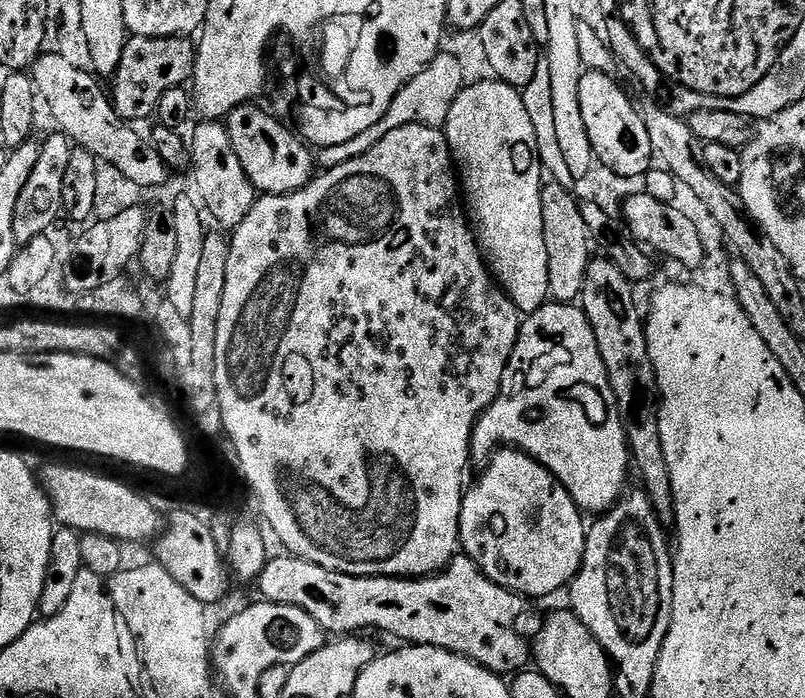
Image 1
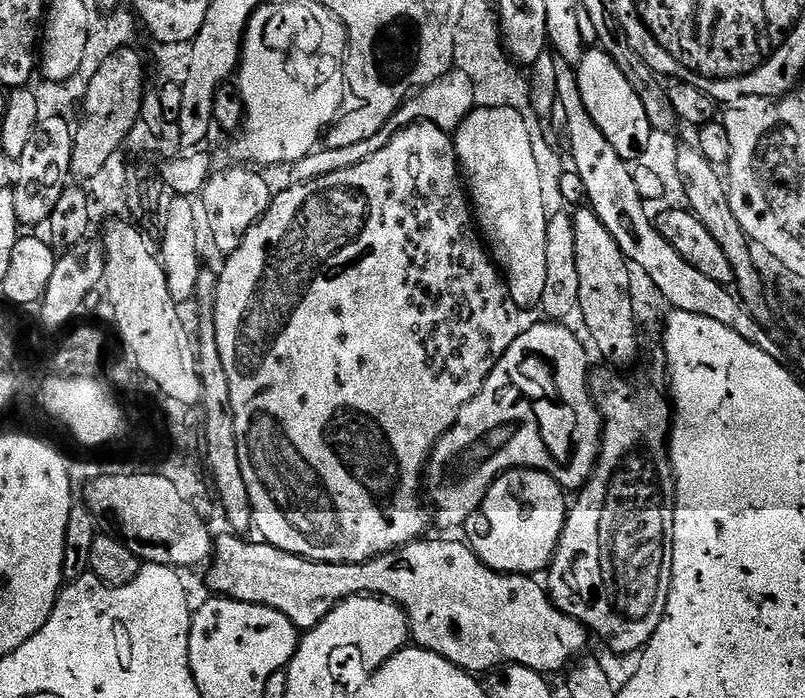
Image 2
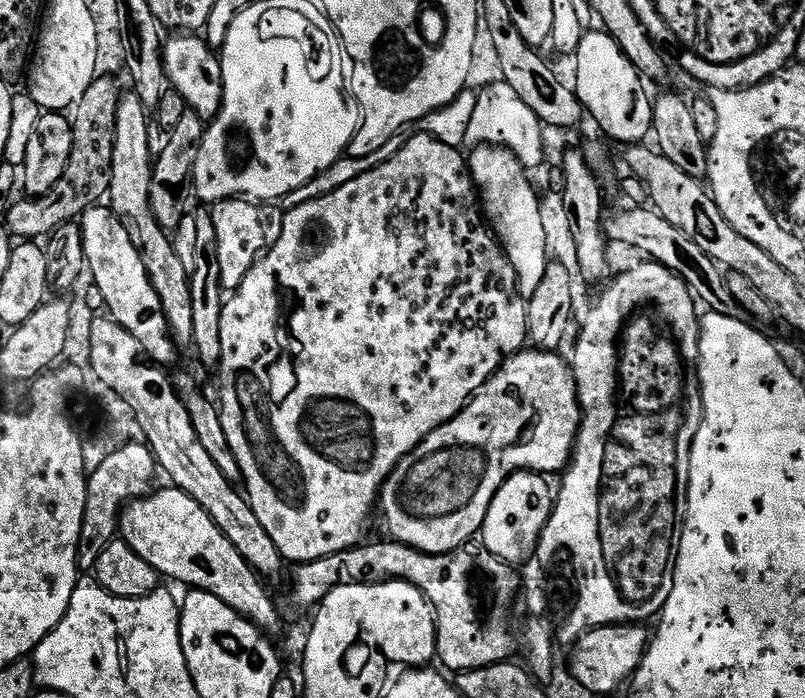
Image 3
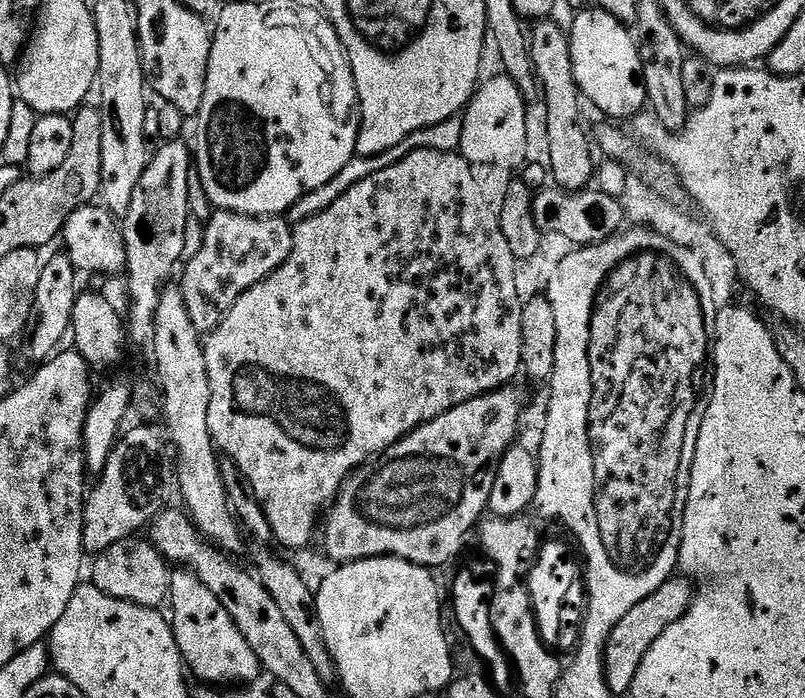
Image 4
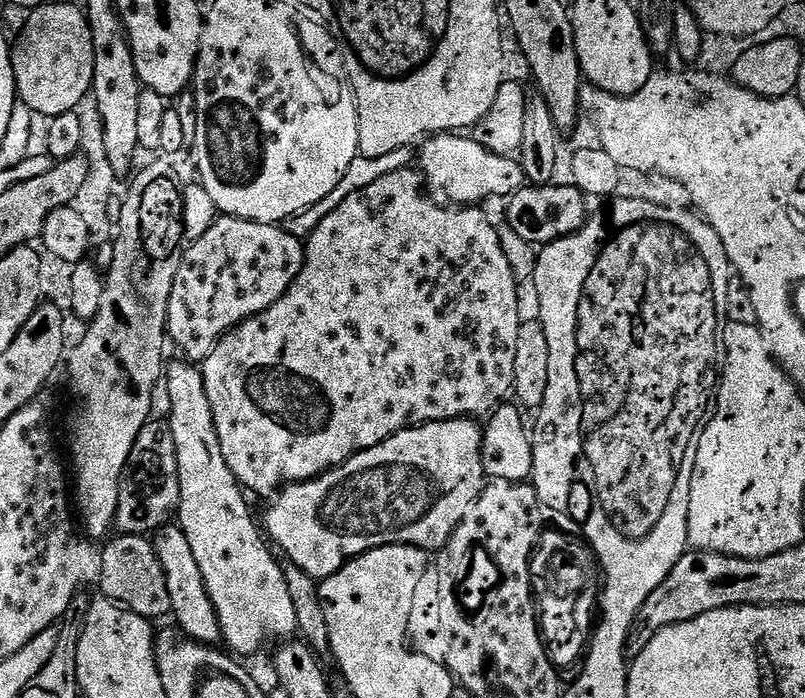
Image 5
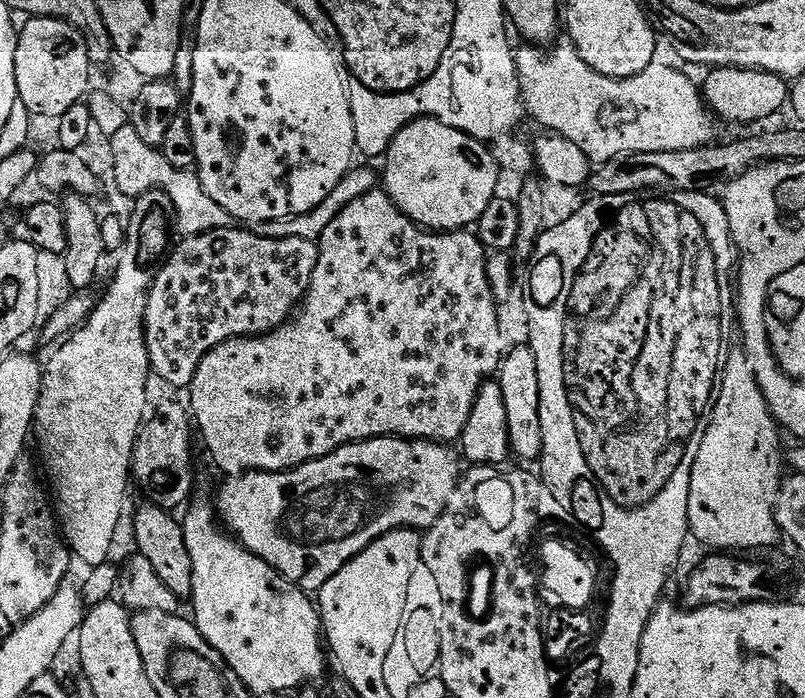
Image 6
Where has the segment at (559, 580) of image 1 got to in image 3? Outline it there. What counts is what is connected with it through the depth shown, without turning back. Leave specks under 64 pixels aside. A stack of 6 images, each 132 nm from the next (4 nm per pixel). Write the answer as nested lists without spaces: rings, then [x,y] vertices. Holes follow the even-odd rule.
[[[513,472],[507,482],[494,494],[488,507],[482,529],[483,551],[504,561],[505,565],[531,561],[538,542],[544,536],[544,527],[552,513],[554,488],[547,484],[539,472]]]

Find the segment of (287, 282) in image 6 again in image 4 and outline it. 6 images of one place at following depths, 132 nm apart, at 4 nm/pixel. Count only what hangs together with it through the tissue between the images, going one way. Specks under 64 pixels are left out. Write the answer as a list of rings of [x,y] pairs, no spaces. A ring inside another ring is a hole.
[[[213,211],[204,229],[202,250],[183,265],[184,277],[178,281],[180,293],[186,298],[186,310],[190,310],[190,322],[201,334],[212,333],[246,290],[258,286],[284,265],[292,253],[293,231],[293,225],[284,218]]]

